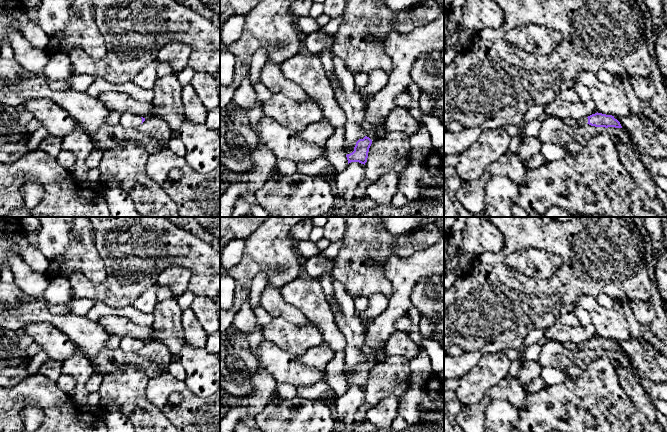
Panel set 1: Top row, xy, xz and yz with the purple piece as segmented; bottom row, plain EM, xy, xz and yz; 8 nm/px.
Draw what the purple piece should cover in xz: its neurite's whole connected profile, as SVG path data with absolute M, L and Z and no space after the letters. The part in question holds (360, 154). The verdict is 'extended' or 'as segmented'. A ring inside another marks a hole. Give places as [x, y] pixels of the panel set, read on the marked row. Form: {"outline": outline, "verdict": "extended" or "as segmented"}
{"outline": "M333 56L334 77L331 81L334 96L340 107L346 114L345 129L345 148L354 148L354 151L347 154L348 164L367 162L369 148L372 140L365 135L362 128L364 121L364 101L363 96L355 88L353 74L347 69L345 63L338 57Z", "verdict": "extended"}

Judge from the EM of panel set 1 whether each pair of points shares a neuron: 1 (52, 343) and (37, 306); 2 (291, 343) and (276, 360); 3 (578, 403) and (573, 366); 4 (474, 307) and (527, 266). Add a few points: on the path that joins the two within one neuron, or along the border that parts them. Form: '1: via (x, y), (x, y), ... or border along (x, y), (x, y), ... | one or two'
1: border along (21, 327), (30, 323), (49, 322), (65, 334) | two
2: border along (265, 338), (295, 357) | two
3: border along (589, 364), (580, 375), (572, 378) | two
4: border along (520, 250), (511, 252), (504, 260), (514, 273) | two

